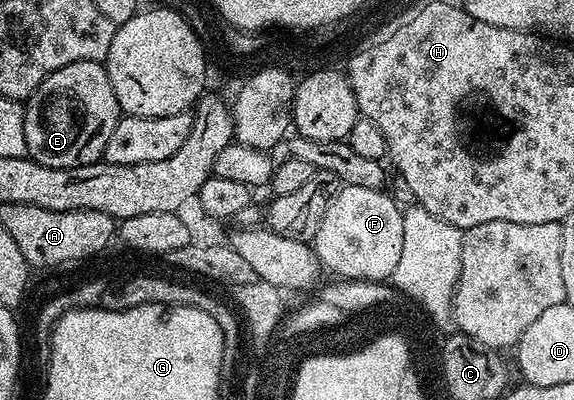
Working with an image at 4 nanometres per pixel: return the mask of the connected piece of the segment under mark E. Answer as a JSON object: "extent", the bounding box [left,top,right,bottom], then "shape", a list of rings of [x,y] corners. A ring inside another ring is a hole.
{"extent":[22,61,123,167],"shape":[[[76,61],[72,65],[64,65],[64,69],[56,69],[56,73],[49,75],[25,100],[22,116],[26,155],[49,167],[79,167],[99,162],[105,156],[112,129],[116,129],[123,115],[122,106],[116,101],[116,93],[112,89],[112,81],[102,63]]]}

